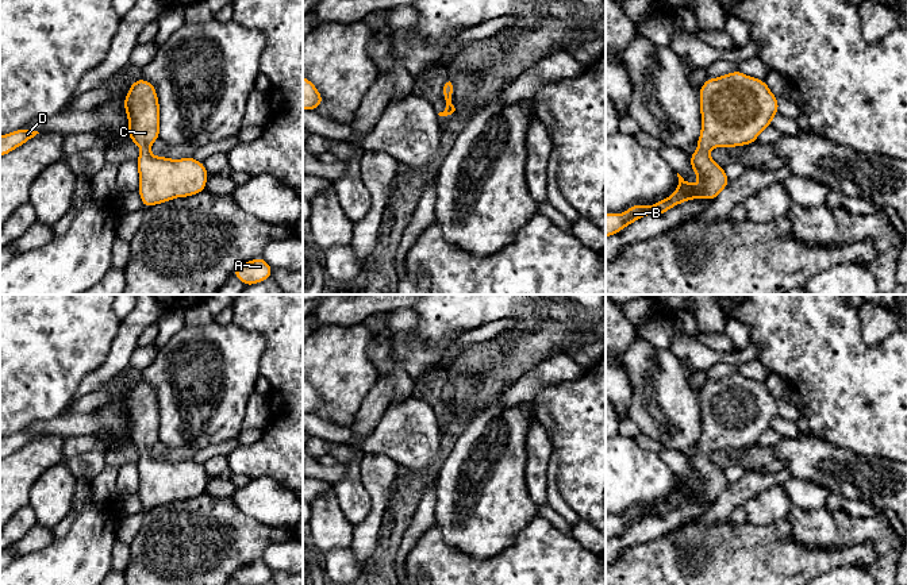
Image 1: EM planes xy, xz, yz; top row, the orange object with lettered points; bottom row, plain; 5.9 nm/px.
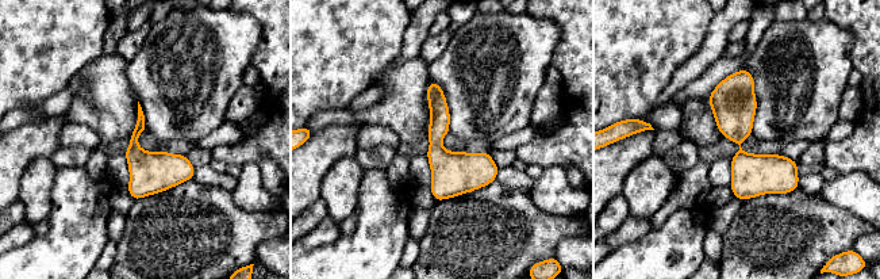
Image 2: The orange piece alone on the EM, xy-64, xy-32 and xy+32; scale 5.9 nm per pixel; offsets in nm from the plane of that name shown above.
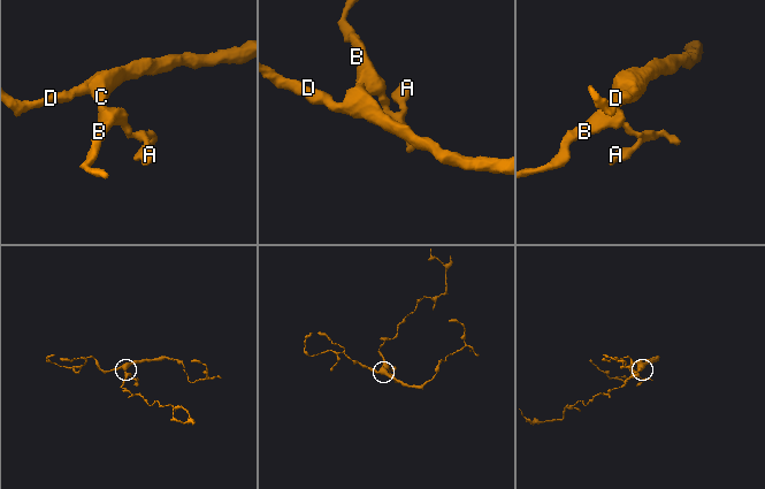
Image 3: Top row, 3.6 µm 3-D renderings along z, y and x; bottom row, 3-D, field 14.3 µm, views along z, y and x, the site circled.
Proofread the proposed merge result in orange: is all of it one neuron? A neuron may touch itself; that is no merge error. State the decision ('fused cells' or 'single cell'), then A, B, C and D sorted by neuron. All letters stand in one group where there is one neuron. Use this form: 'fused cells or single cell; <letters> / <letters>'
single cell; A B C D

